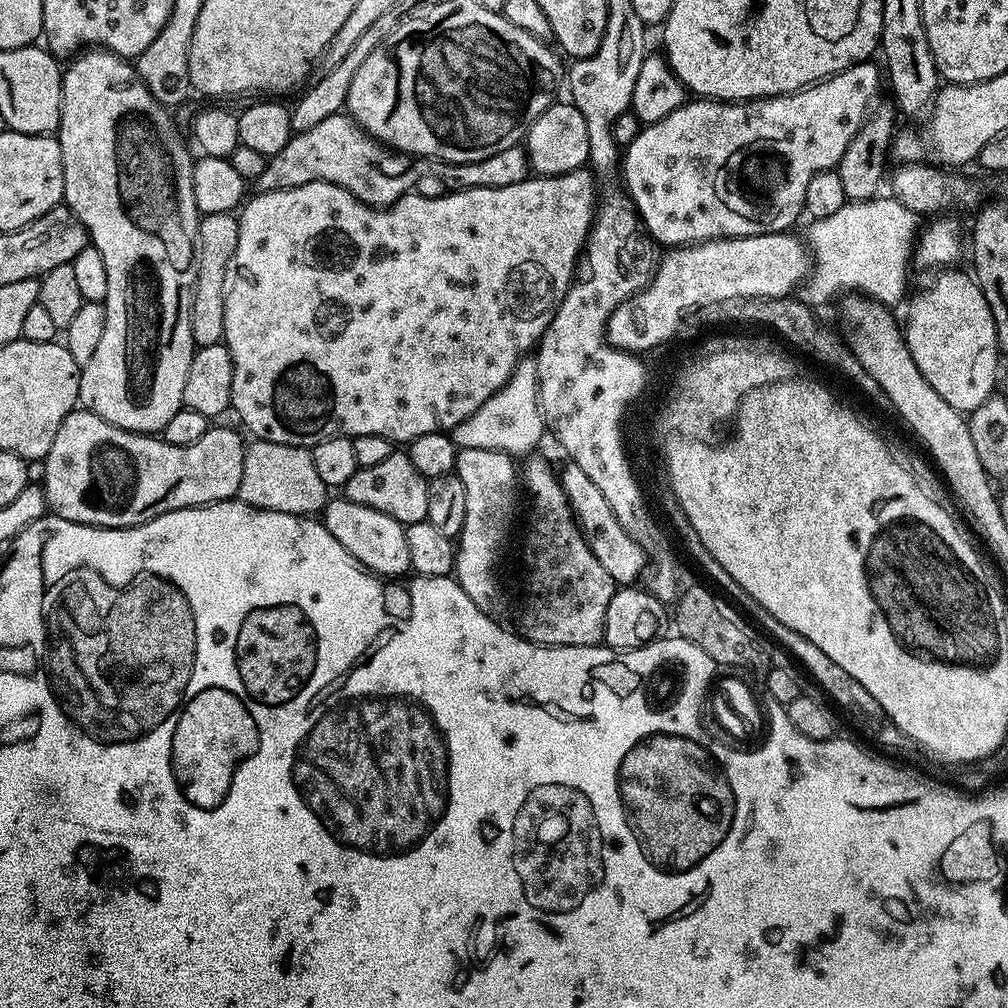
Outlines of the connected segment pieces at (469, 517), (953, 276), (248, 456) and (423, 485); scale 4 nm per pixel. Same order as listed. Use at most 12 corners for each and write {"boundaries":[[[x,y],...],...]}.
{"boundaries":[[[462,448],[466,522],[454,578],[479,608],[516,520],[518,464]],[[944,270],[907,301],[922,378],[970,414],[1002,349],[971,275]],[[253,439],[236,496],[311,517],[330,489],[311,448]],[[407,451],[357,468],[343,499],[407,526],[428,519],[428,477]]]}

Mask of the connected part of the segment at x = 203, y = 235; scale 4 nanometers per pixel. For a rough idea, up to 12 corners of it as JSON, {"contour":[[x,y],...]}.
{"contour":[[232,212],[201,215],[190,334],[224,338],[226,270],[238,246]]}

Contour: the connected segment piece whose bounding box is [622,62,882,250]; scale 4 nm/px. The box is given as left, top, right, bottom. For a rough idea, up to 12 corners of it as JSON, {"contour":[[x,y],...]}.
{"contour":[[882,72],[692,98],[623,149],[675,250],[789,231]]}

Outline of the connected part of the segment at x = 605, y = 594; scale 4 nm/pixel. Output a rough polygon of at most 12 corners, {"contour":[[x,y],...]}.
{"contour":[[522,464],[532,499],[519,635],[594,646],[617,583],[557,469]]}

